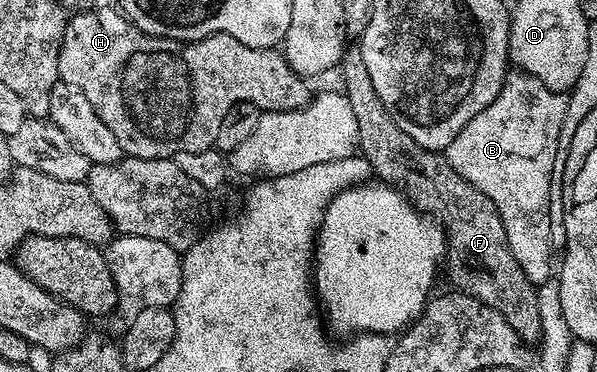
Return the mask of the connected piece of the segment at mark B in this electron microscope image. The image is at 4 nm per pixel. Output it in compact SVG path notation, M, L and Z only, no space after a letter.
M513 71L505 78L505 85L499 95L486 109L479 111L443 152L445 158L499 211L499 219L503 219L503 231L507 231L507 243L511 247L511 255L523 267L523 275L531 279L535 286L544 286L543 283L555 273L555 257L553 261L553 245L549 240L553 237L553 209L555 213L555 184L552 181L552 168L555 164L555 153L558 150L559 135L563 127L563 119L567 115L569 98L566 94L556 93L547 88L539 79L529 73Z

